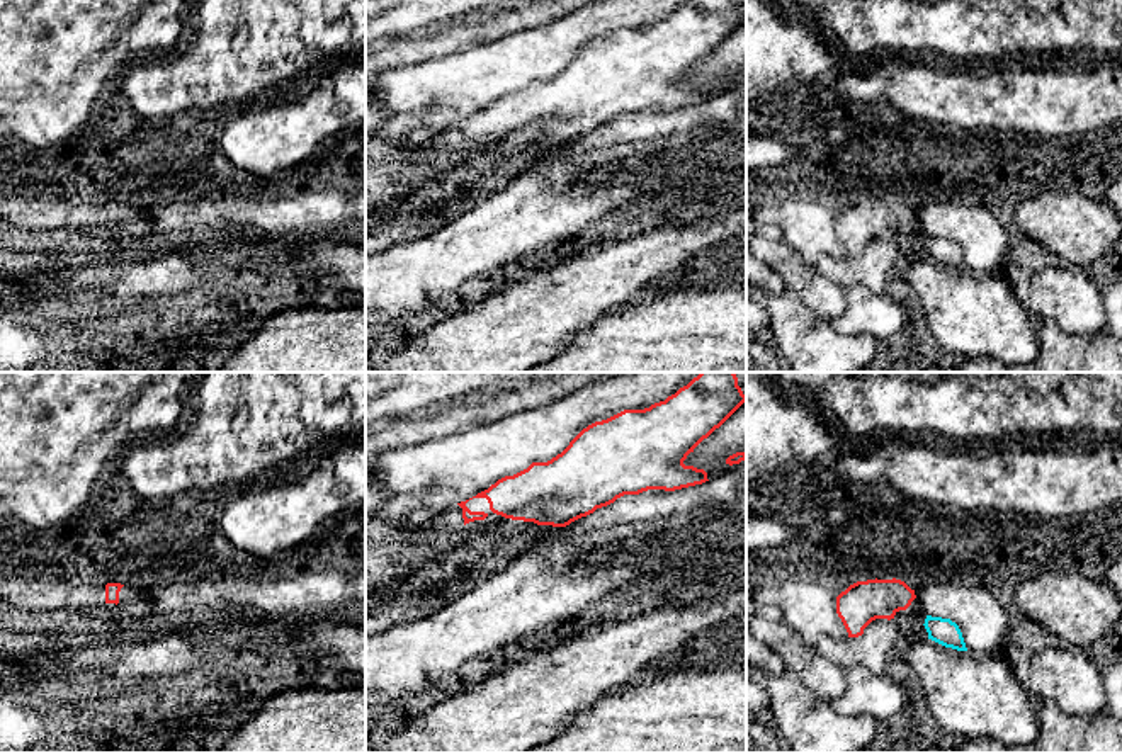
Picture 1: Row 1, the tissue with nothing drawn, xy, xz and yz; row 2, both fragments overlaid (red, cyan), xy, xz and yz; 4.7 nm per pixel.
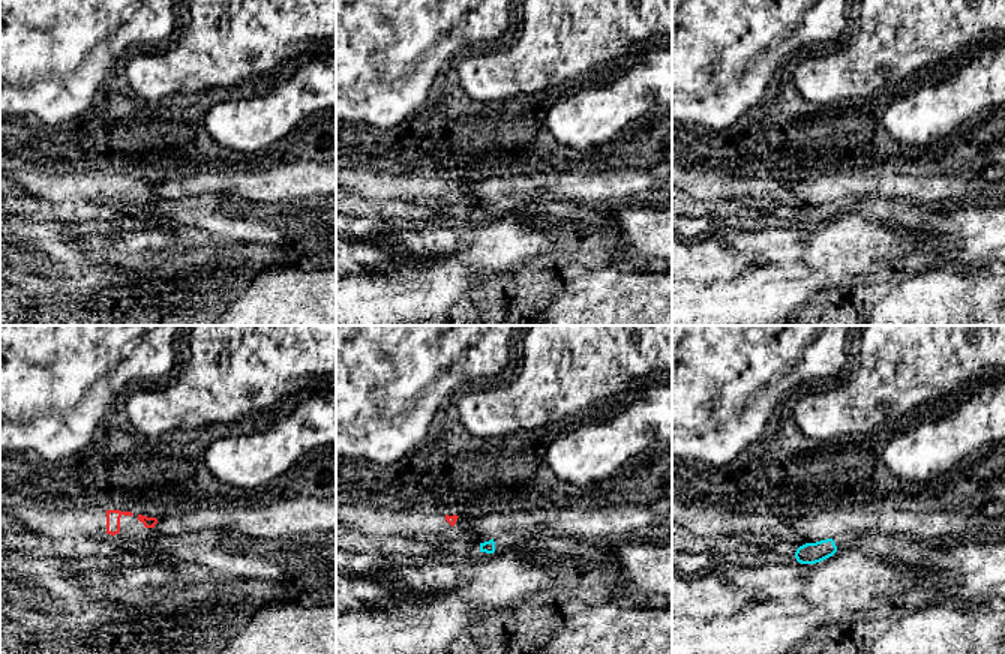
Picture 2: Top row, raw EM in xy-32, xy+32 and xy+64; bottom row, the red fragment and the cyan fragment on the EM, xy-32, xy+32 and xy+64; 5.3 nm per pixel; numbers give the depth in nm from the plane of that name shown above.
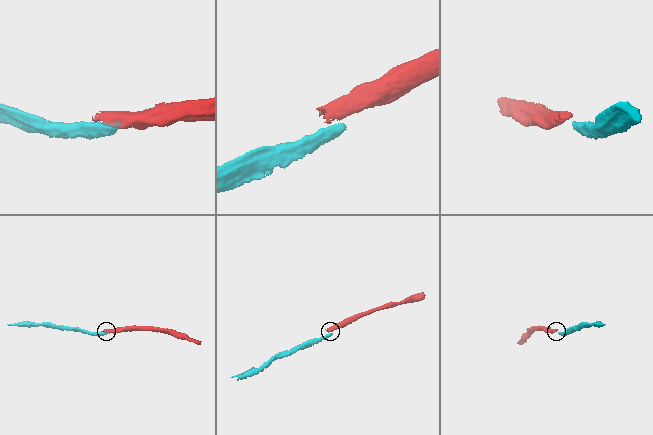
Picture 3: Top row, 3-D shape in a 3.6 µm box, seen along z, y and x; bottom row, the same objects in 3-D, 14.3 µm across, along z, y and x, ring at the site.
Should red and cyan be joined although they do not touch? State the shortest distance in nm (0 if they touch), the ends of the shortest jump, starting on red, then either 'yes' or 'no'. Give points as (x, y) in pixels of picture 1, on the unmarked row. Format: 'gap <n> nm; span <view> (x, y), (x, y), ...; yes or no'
gap 100 nm; span yz (910, 223), (927, 235); no

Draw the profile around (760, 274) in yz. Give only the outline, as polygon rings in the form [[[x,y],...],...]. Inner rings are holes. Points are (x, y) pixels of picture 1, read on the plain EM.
[[[746,248],[746,282],[760,286],[765,296],[779,296],[785,291],[784,280],[762,260],[758,260],[750,248]]]

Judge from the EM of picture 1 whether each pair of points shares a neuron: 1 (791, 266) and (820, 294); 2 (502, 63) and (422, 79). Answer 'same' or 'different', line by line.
1: same
2: same

